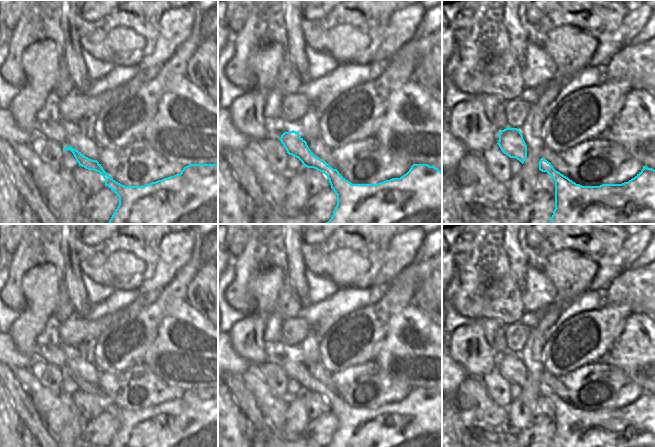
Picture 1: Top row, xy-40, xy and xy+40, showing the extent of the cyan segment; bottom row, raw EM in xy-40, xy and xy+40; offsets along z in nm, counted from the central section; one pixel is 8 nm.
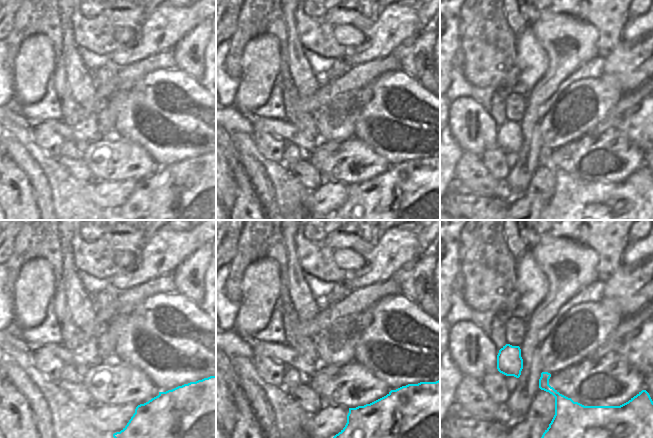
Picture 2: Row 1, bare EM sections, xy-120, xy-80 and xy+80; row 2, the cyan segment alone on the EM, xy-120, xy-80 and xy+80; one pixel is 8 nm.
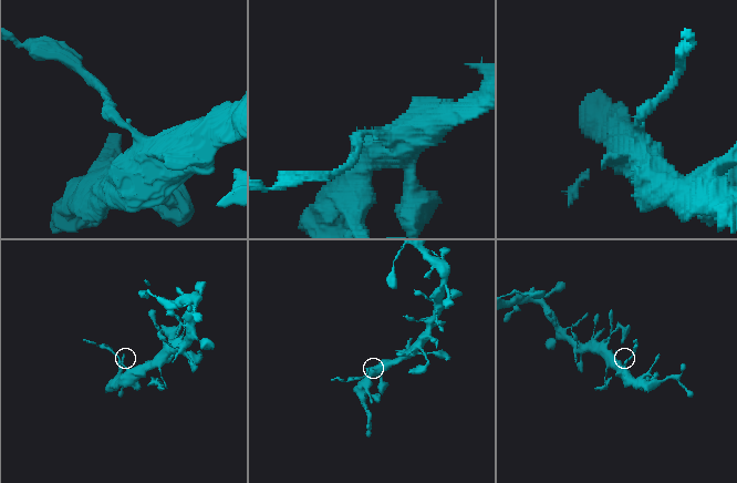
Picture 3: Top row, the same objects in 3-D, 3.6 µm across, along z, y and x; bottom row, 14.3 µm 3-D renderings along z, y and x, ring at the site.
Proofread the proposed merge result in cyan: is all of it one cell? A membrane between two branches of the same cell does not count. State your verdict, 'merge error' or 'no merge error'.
merge error

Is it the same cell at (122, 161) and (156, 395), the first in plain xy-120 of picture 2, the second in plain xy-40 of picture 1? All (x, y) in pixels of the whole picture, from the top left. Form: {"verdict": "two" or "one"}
{"verdict": "one"}

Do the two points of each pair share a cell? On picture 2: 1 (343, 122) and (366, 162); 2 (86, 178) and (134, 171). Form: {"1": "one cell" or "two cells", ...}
{"1": "two cells", "2": "two cells"}

